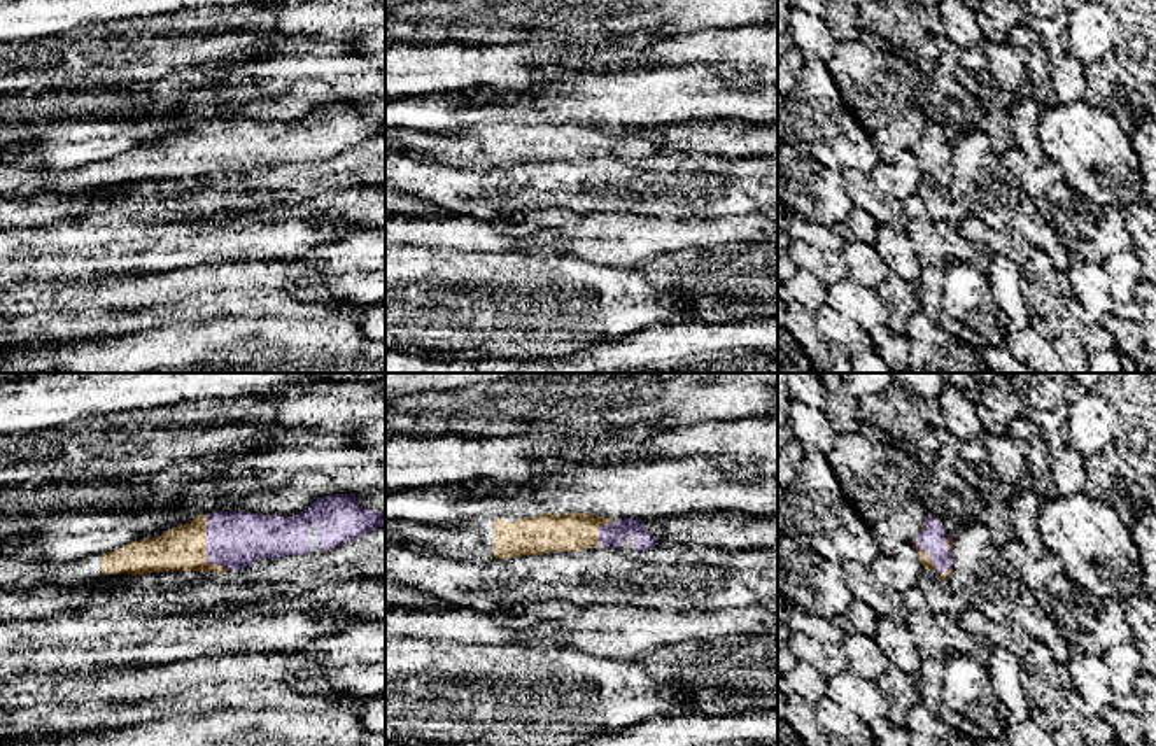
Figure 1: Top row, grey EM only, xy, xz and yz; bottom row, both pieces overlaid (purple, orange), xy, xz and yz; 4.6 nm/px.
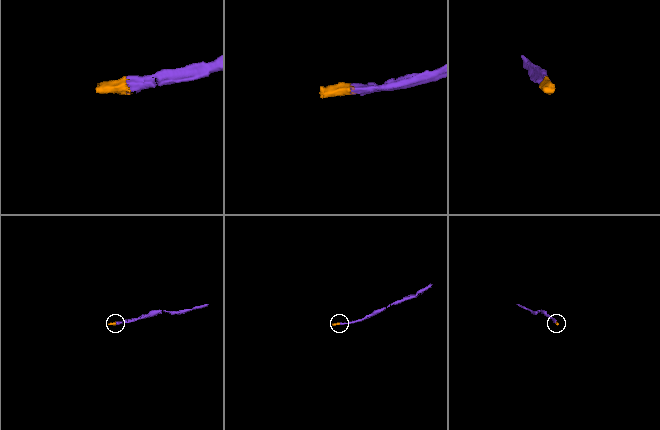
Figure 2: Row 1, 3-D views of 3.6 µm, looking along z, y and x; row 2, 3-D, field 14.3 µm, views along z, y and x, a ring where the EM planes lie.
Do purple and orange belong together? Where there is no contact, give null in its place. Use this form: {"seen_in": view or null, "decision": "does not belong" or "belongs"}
{"seen_in": "xy", "decision": "belongs"}

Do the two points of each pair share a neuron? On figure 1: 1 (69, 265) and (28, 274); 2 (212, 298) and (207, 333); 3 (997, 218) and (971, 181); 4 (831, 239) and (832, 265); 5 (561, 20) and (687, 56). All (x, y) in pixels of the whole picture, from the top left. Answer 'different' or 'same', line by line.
1: same
2: different
3: same
4: different
5: different

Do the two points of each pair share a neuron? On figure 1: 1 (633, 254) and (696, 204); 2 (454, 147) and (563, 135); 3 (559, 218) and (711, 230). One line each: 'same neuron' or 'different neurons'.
1: different neurons
2: same neuron
3: same neuron

